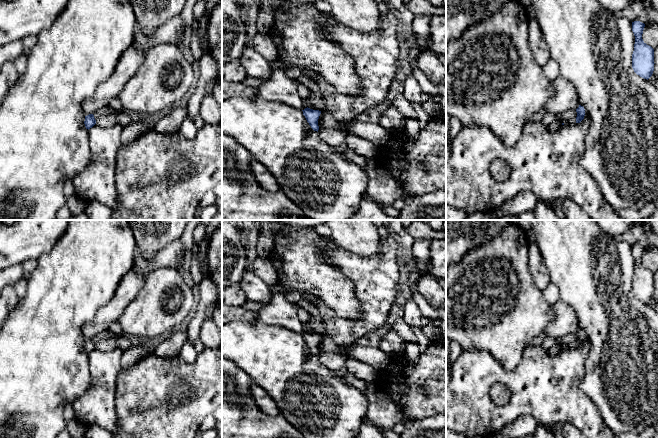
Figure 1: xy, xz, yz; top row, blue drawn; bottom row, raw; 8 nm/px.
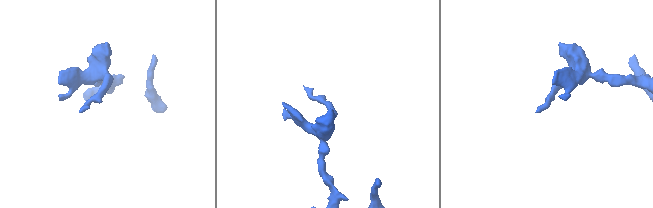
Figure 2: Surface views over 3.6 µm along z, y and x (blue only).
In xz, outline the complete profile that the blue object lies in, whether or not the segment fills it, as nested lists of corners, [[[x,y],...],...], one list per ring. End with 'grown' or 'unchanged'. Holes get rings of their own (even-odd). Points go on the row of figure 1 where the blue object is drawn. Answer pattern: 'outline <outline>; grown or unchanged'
outline [[[308,107],[302,111],[303,111],[303,115],[305,116],[305,118],[306,118],[307,122],[309,123],[309,125],[311,126],[311,128],[314,131],[318,132],[318,130],[319,130],[318,119],[321,114],[321,111],[313,110]]]; unchanged

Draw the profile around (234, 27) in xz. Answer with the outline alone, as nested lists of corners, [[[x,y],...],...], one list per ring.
[[[222,0],[222,65],[240,59],[248,43],[247,23],[235,0]]]

